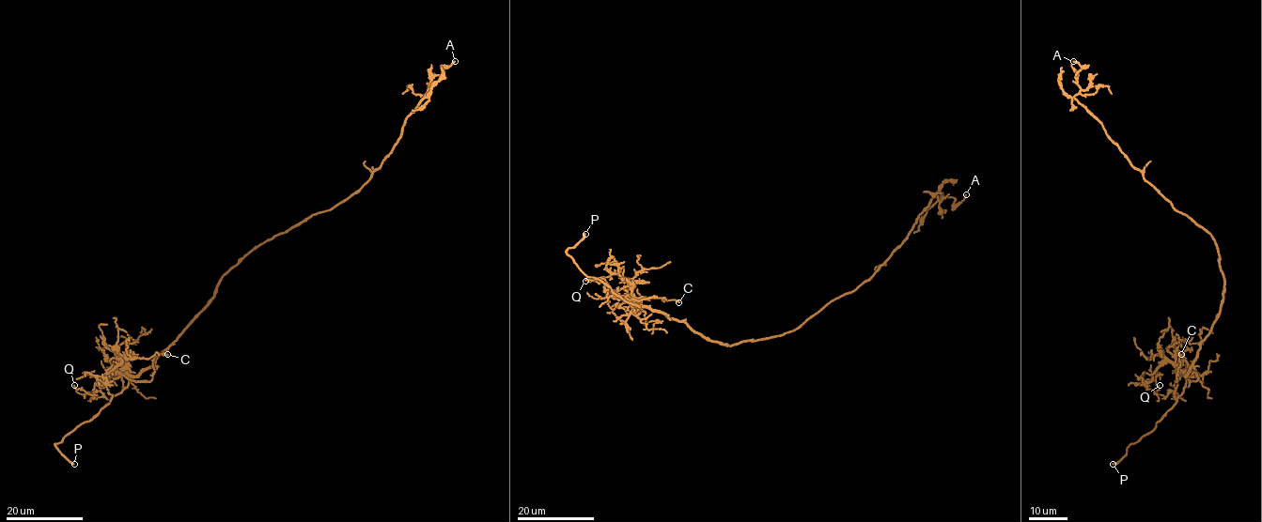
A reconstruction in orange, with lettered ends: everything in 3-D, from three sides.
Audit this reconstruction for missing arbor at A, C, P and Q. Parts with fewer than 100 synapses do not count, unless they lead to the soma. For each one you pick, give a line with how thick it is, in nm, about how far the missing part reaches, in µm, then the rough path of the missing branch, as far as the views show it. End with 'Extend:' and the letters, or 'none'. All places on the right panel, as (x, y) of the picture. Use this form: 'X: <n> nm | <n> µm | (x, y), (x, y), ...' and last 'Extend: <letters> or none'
P: 240 nm | 8 µm | (1113, 464), (1109, 464), (1103, 472), (1107, 479)
Extend: P

